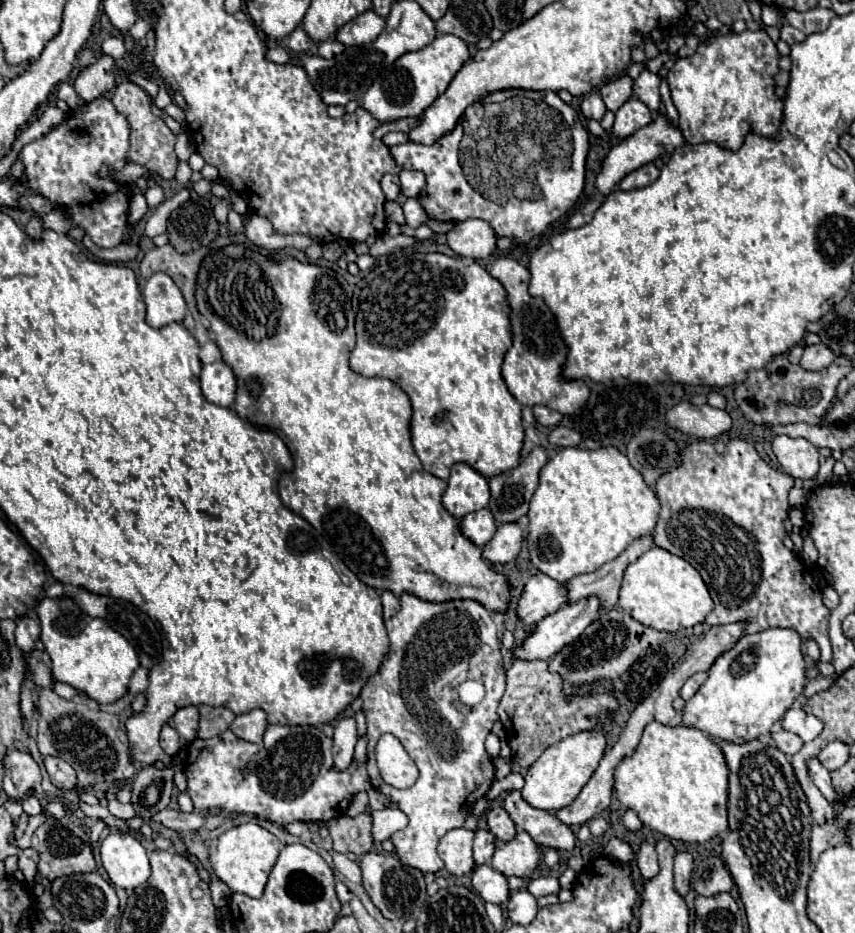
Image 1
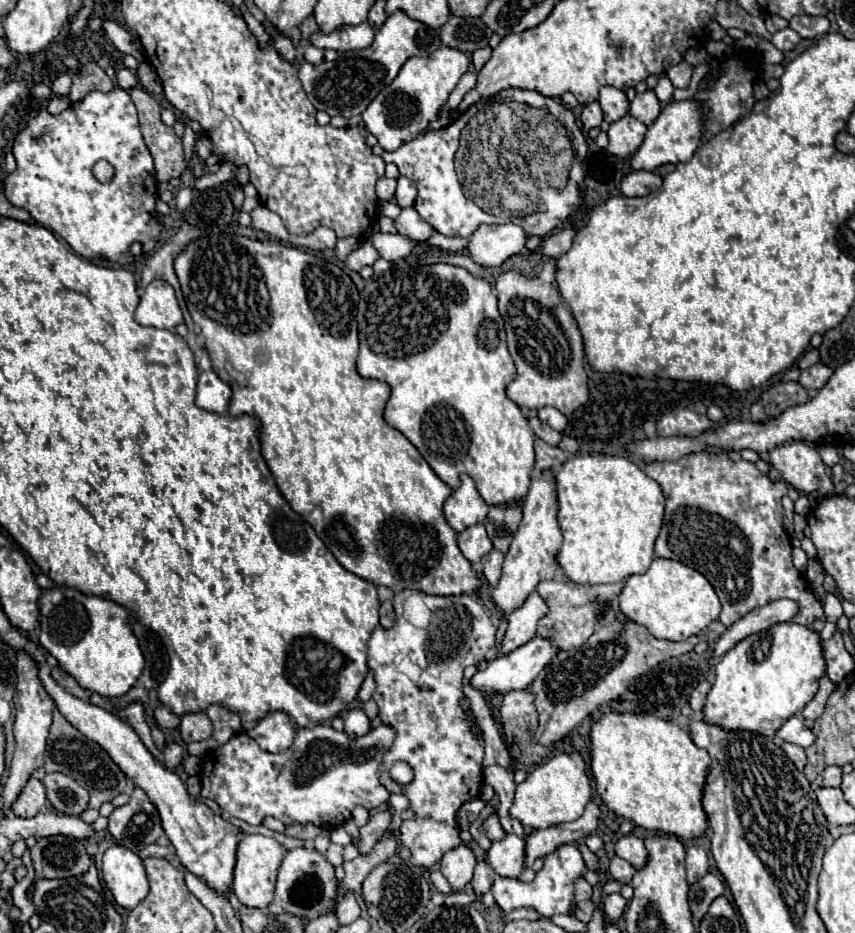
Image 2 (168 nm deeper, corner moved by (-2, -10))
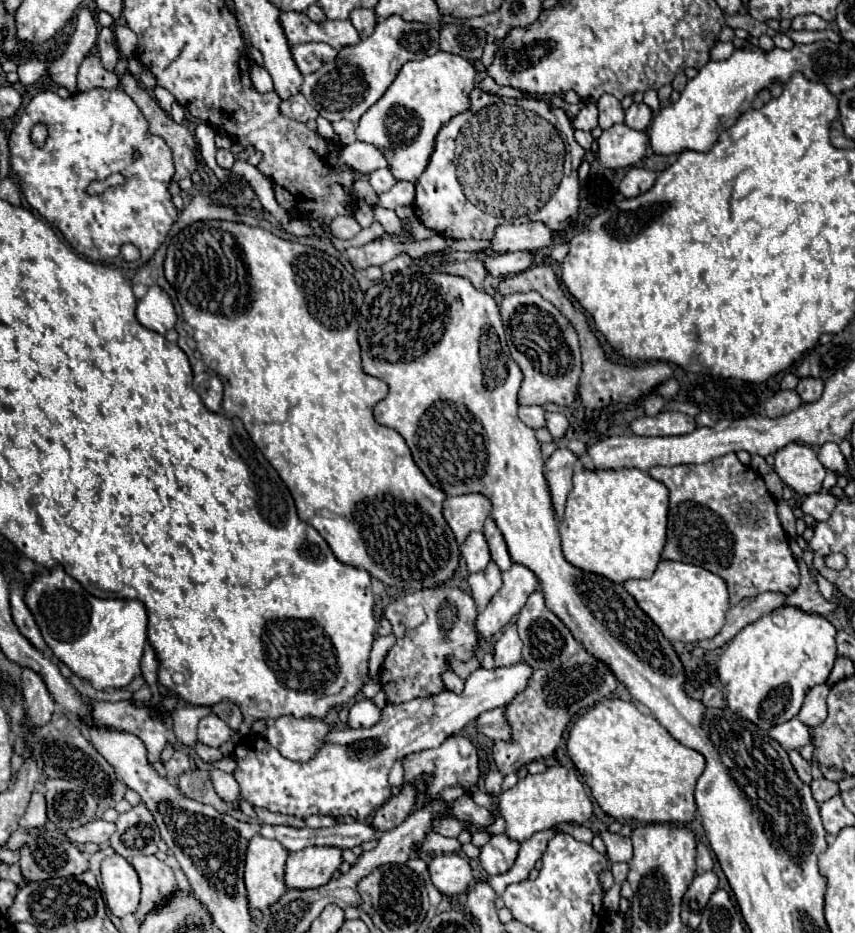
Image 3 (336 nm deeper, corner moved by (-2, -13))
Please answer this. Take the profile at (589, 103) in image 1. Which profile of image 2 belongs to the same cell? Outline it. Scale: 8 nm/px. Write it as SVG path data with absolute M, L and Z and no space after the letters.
M593 101L593 103L585 105L585 109L583 109L583 113L581 113L583 129L585 129L585 131L589 131L589 129L593 129L593 127L599 127L599 125L601 125L601 121L603 121L603 111L601 111L599 103L597 103L597 101Z

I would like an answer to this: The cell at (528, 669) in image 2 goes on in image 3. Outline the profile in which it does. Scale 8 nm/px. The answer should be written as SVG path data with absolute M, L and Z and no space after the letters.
M523 662L509 668L477 668L467 680L461 694L443 690L431 698L415 698L401 702L399 706L387 704L383 708L383 720L373 728L345 728L333 730L325 738L325 746L309 762L293 762L283 758L265 738L247 738L237 744L235 780L241 786L243 798L251 806L261 806L271 812L291 814L307 818L311 814L321 816L351 816L355 820L367 820L375 808L383 806L391 798L391 786L387 782L389 770L395 760L407 754L435 748L445 738L457 734L465 724L479 718L479 714L507 706L519 692L525 690L531 676L531 668Z

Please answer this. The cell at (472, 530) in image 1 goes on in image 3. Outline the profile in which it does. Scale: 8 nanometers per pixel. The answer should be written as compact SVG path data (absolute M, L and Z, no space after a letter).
M471 532L467 540L461 544L461 556L467 564L469 574L483 570L489 564L489 546L481 532Z

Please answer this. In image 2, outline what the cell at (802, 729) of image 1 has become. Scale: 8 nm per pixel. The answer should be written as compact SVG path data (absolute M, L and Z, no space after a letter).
M795 715L789 717L789 719L783 723L783 727L777 731L777 737L779 737L781 741L785 741L785 743L795 743L795 745L805 747L805 749L815 743L813 731L811 731L809 727L805 727L803 721L801 721L799 717L795 717Z

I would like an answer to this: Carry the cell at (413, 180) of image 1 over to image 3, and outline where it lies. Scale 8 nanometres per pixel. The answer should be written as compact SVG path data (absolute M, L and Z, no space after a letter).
M397 182L391 190L379 194L379 204L383 208L411 206L413 198L415 198L415 186L411 182Z

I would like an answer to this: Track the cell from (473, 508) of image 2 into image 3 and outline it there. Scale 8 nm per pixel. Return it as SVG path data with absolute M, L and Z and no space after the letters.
M483 494L449 496L443 502L443 516L451 526L455 540L459 544L467 538L467 534L481 530L489 514L491 514L491 502Z

